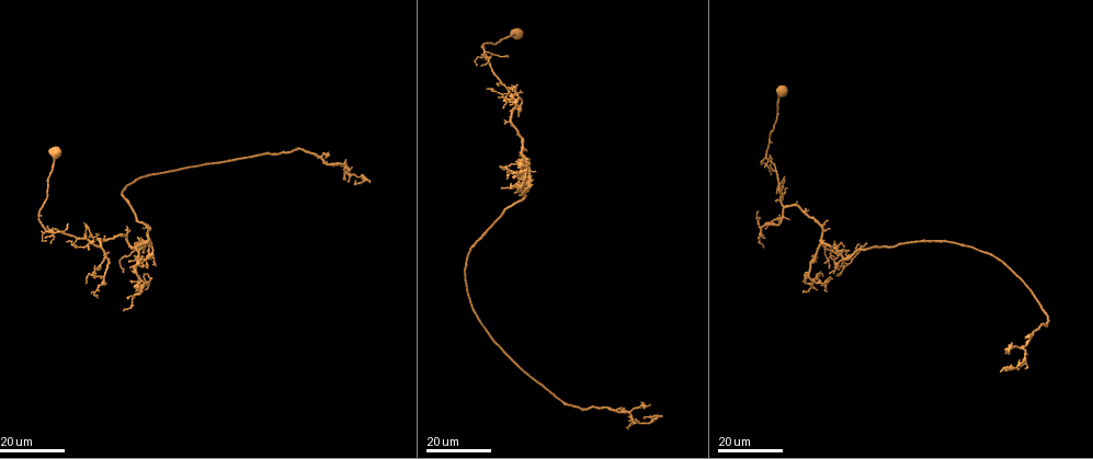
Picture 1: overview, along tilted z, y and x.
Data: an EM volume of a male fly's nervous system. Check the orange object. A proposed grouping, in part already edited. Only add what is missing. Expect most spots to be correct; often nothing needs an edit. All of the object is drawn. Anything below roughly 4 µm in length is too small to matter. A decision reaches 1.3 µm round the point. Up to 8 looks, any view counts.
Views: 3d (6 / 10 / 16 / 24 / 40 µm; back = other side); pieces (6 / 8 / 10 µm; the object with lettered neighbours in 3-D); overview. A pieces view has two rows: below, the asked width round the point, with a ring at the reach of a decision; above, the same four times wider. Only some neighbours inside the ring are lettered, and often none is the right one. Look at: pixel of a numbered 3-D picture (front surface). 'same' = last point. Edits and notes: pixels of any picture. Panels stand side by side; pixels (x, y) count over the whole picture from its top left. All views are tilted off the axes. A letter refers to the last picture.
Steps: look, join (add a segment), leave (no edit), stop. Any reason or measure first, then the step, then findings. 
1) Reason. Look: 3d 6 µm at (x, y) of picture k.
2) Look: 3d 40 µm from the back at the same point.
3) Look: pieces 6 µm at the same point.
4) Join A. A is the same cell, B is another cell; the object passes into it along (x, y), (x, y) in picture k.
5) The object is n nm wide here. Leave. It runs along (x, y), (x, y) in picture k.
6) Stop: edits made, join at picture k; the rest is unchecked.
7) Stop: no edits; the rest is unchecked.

Look: 3d 16 µm at (648, 406) of picture 1.

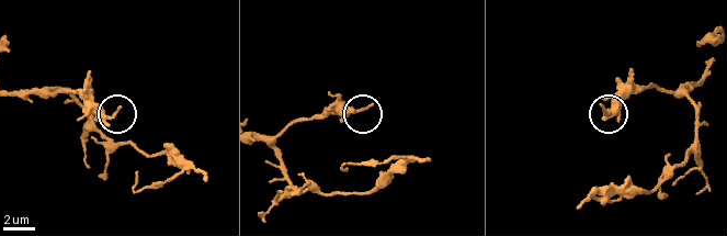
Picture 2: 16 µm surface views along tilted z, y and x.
Look: 3d 10 µm at (119, 107) of picture 2.

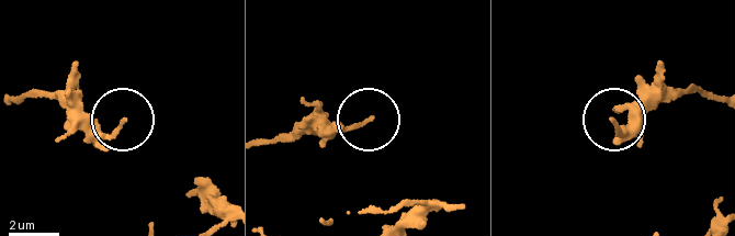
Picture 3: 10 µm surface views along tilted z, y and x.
Look: pieces 8 µm at (613, 123) of picture 3.

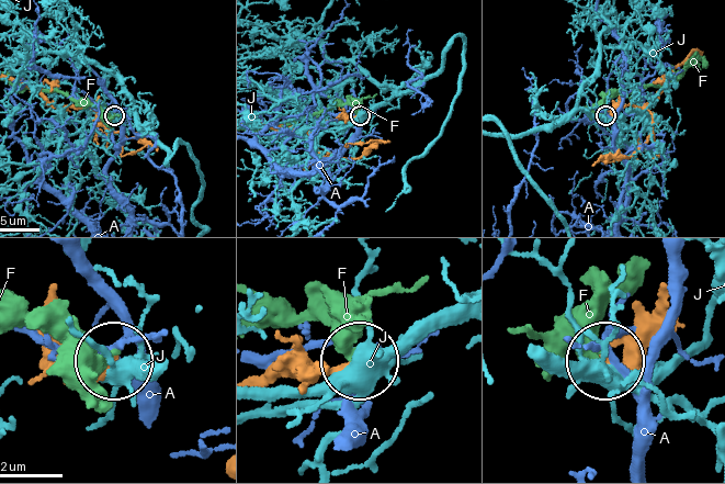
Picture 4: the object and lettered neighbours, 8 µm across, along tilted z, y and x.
Leave. A, F and J are other cells; no lettered segment goes on from it.

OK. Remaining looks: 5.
Free end. Look: 3d 24 µm at (354, 181) of picture 1.

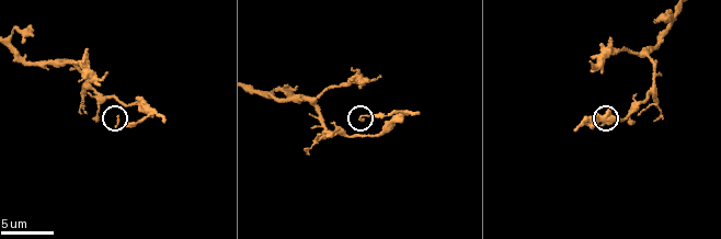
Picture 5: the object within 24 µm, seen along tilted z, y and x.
Look: pieces 10 µm at (120, 119) of picture 5.

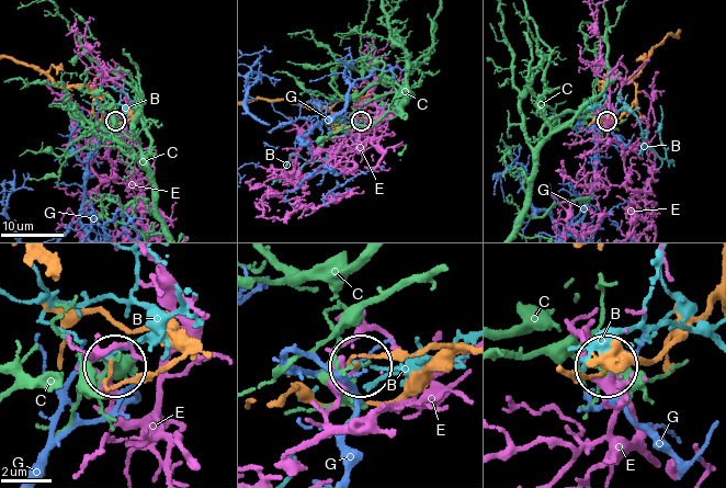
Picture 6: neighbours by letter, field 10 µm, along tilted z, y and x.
Leave. B, C, E and G are other cells; no lettered segment goes on from it.

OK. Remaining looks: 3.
Branch stops here. Look: pieces 10 µm at (162, 119) of picture 5.

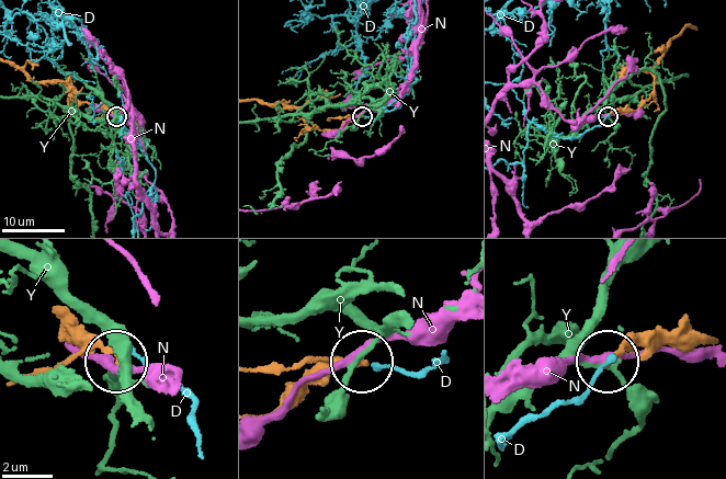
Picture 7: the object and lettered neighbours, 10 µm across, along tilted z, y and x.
The object is 190 nm wide here. Leave. D, N and Y are other cells; it runs along (706, 343), (631, 345), (611, 357) in picture 7; none of them fits.

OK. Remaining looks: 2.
Branch stops here. Look: pieces 10 µm at (31, 34) of picture 5.

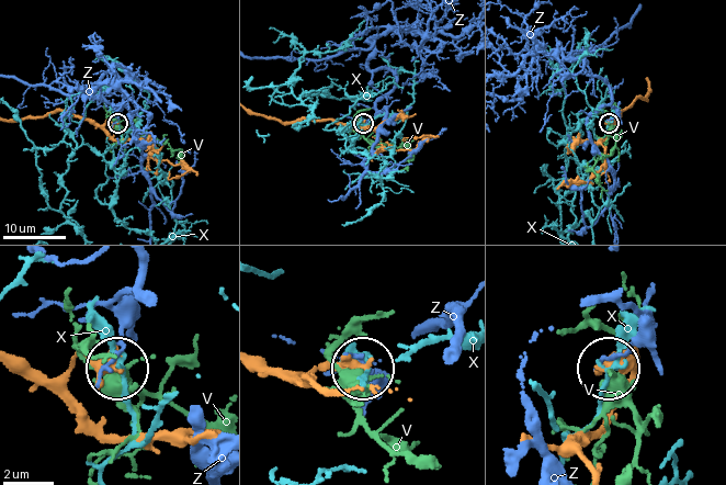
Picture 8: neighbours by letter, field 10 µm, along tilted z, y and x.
Leave. V, X and Z are other cells; none of them fits.

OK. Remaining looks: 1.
Stop: no edits; the rest is unchecked.

